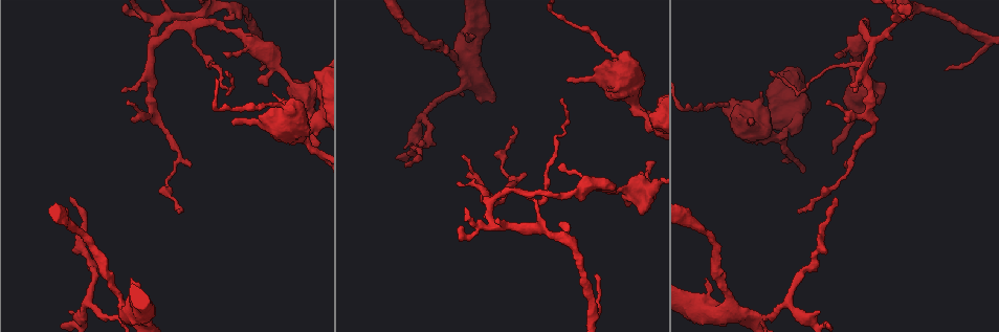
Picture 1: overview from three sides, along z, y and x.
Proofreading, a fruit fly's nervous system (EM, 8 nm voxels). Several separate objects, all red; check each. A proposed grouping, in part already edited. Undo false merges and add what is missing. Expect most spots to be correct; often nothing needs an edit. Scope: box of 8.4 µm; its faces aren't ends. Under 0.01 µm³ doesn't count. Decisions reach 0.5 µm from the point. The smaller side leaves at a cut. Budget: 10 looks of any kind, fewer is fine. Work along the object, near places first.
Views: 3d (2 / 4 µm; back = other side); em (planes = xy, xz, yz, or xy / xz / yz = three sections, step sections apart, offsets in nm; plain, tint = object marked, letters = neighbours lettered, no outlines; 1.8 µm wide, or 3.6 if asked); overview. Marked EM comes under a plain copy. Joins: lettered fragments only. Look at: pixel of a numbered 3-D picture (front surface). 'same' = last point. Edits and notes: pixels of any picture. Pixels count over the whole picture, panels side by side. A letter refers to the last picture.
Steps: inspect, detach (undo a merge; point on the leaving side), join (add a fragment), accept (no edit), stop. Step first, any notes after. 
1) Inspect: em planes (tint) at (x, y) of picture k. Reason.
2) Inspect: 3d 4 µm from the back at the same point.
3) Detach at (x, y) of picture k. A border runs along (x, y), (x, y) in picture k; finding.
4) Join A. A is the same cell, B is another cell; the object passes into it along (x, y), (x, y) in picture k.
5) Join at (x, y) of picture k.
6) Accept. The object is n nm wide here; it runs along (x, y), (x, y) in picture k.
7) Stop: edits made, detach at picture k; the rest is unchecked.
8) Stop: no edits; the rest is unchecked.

Inspect: em planes (letters) at (896, 20) of picture 1. Abrupt turn.

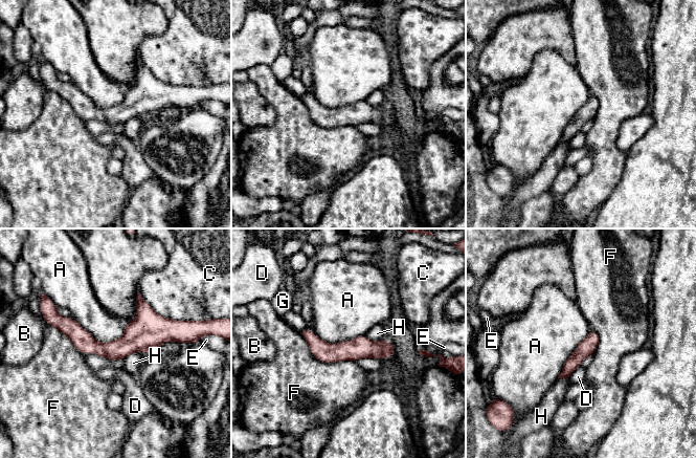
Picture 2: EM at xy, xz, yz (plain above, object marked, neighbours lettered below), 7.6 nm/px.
Accept. A, B, C, D, E, F, G and H are other cells; a border runs along (71, 318), (98, 342), (124, 334) in picture 2; one neuron here.

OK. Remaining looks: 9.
Inspect: em xz step 8 (tint) at (281, 68) of picture 1. Narrows sharply.

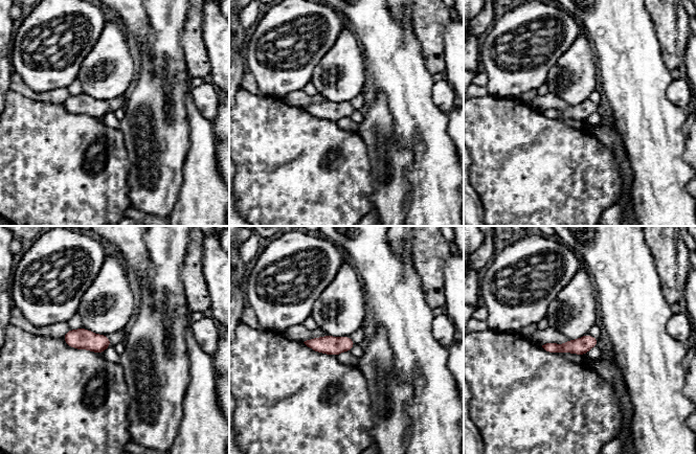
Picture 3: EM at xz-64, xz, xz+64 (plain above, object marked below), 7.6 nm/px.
Inspect: em planes (tint) at the same point. Cut it another way.

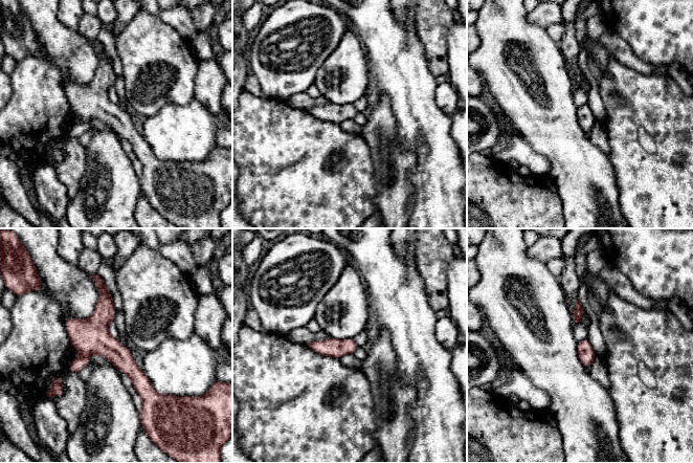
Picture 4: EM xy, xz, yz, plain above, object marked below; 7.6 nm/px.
Inspect: em planes (letters) at the same point.

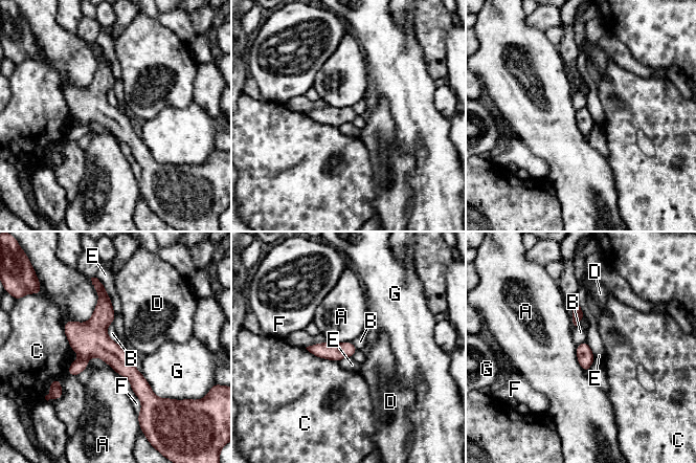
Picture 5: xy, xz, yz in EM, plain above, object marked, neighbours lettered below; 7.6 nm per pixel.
Accept. The object is 130 nm wide here; A, B, C, D, E, F and G are other cells; one neuron here.

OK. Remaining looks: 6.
Inspect: 3d 2 µm at (227, 16) of picture 1. Branch stops here.

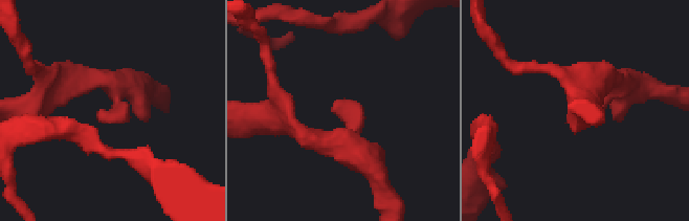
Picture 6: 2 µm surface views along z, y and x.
Inspect: em 3.6 µm xy step 8 (letters) at (567, 116) of picture 6. Need the tissue.

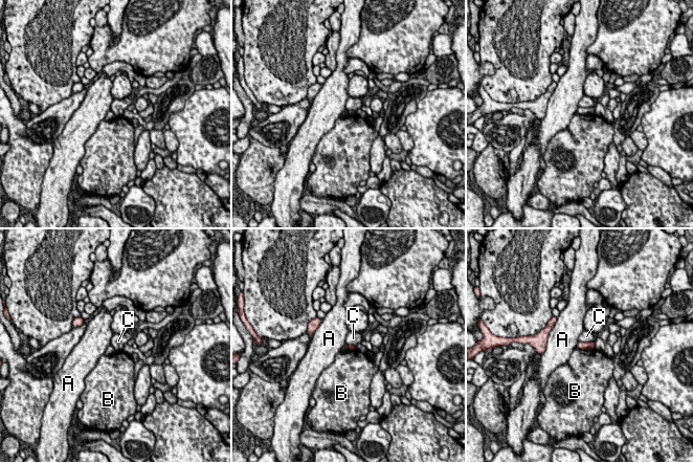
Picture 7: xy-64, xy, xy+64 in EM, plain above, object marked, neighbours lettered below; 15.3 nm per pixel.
Inspect: em 3.6 µm planes (letters) at the same point.

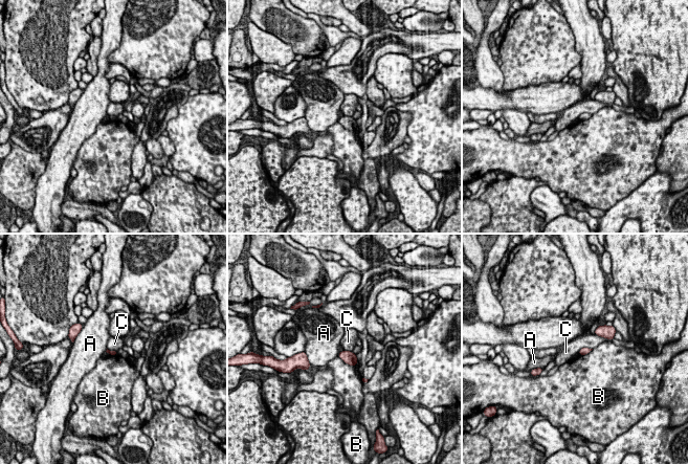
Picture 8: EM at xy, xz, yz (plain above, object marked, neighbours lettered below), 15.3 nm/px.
Accept. A, B and C are other cells; a border runs along (595, 333), (612, 339) in picture 8; no lettered fragment goes on from it.

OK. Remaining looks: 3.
Inspect: em xz step 16 (tint) at (70, 196) of picture 1. Long arm stops here.

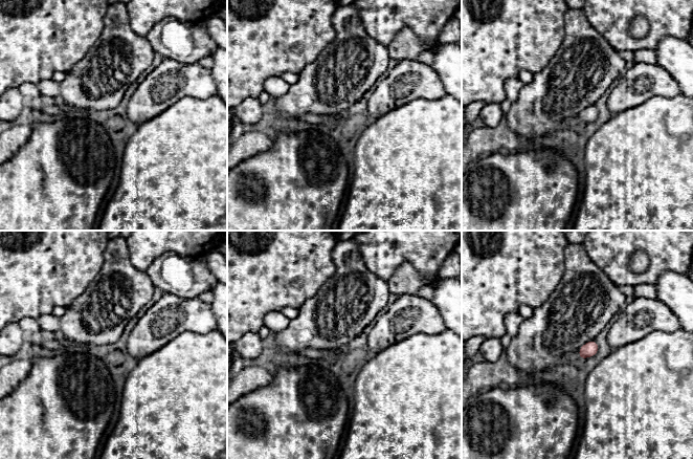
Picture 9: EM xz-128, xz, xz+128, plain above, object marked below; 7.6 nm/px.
Inspect: em xz step 16 (letters) at the same point. See the neighbours.

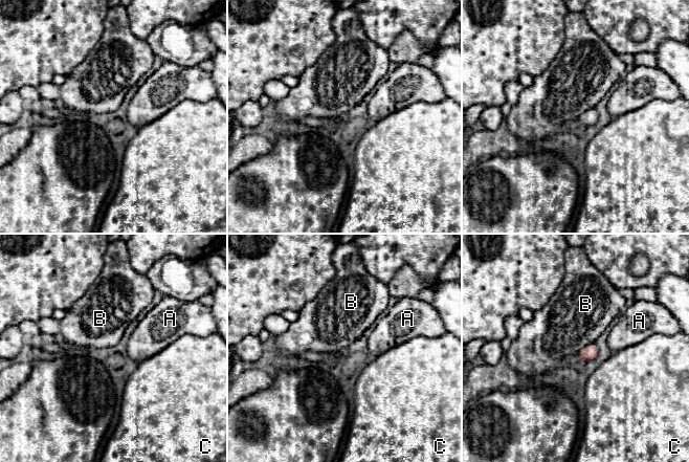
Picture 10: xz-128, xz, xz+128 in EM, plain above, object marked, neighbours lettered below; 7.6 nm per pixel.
Accept. The object is 120 nm wide here; A, B and C are other cells; a border runs along (594, 342), (585, 345), (577, 352) in picture 10; no lettered fragment goes on from it.

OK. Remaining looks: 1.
Stop: no edits; the rest is unchecked.

